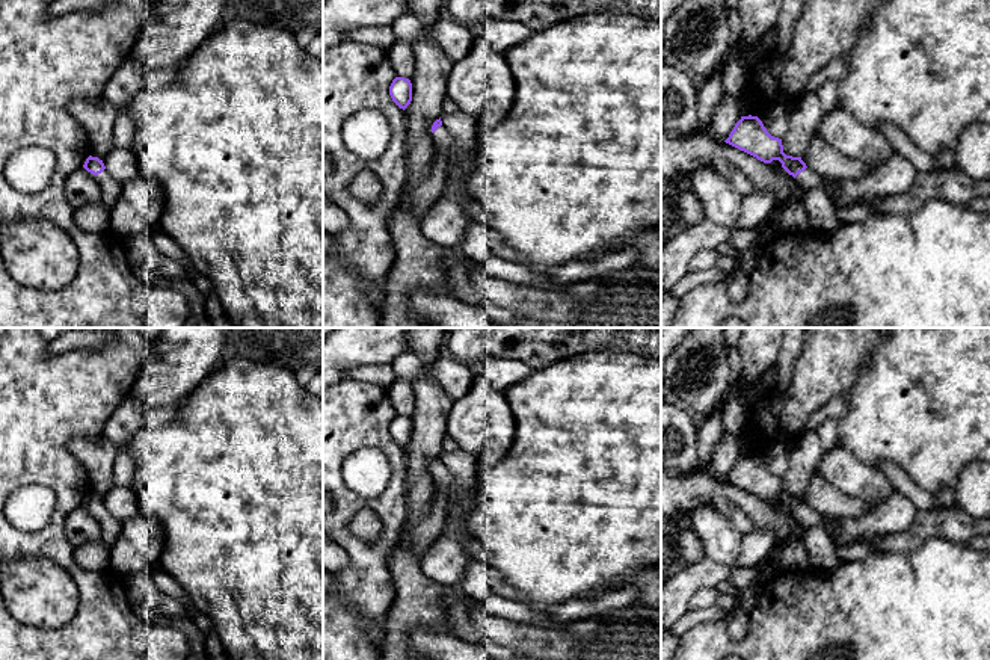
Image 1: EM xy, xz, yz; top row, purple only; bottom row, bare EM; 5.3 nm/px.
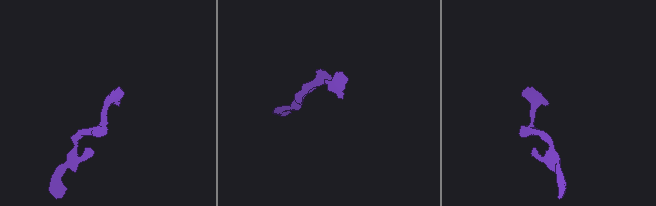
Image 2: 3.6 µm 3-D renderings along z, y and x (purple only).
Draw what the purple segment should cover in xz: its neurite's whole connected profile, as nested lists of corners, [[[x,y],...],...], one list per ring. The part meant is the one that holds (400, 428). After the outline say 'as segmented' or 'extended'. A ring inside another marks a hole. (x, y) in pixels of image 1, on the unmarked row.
[[[395,415],[389,424],[389,433],[392,439],[400,446],[406,447],[412,439],[412,421],[409,417]]] | as segmented

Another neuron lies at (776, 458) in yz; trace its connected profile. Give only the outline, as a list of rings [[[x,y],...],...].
[[[774,444],[761,456],[767,470],[779,477],[783,477],[791,461],[791,446]]]

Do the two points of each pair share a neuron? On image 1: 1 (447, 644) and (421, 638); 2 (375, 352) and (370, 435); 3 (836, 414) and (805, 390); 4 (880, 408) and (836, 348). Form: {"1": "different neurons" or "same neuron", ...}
{"1": "same neuron", "2": "different neurons", "3": "different neurons", "4": "different neurons"}

